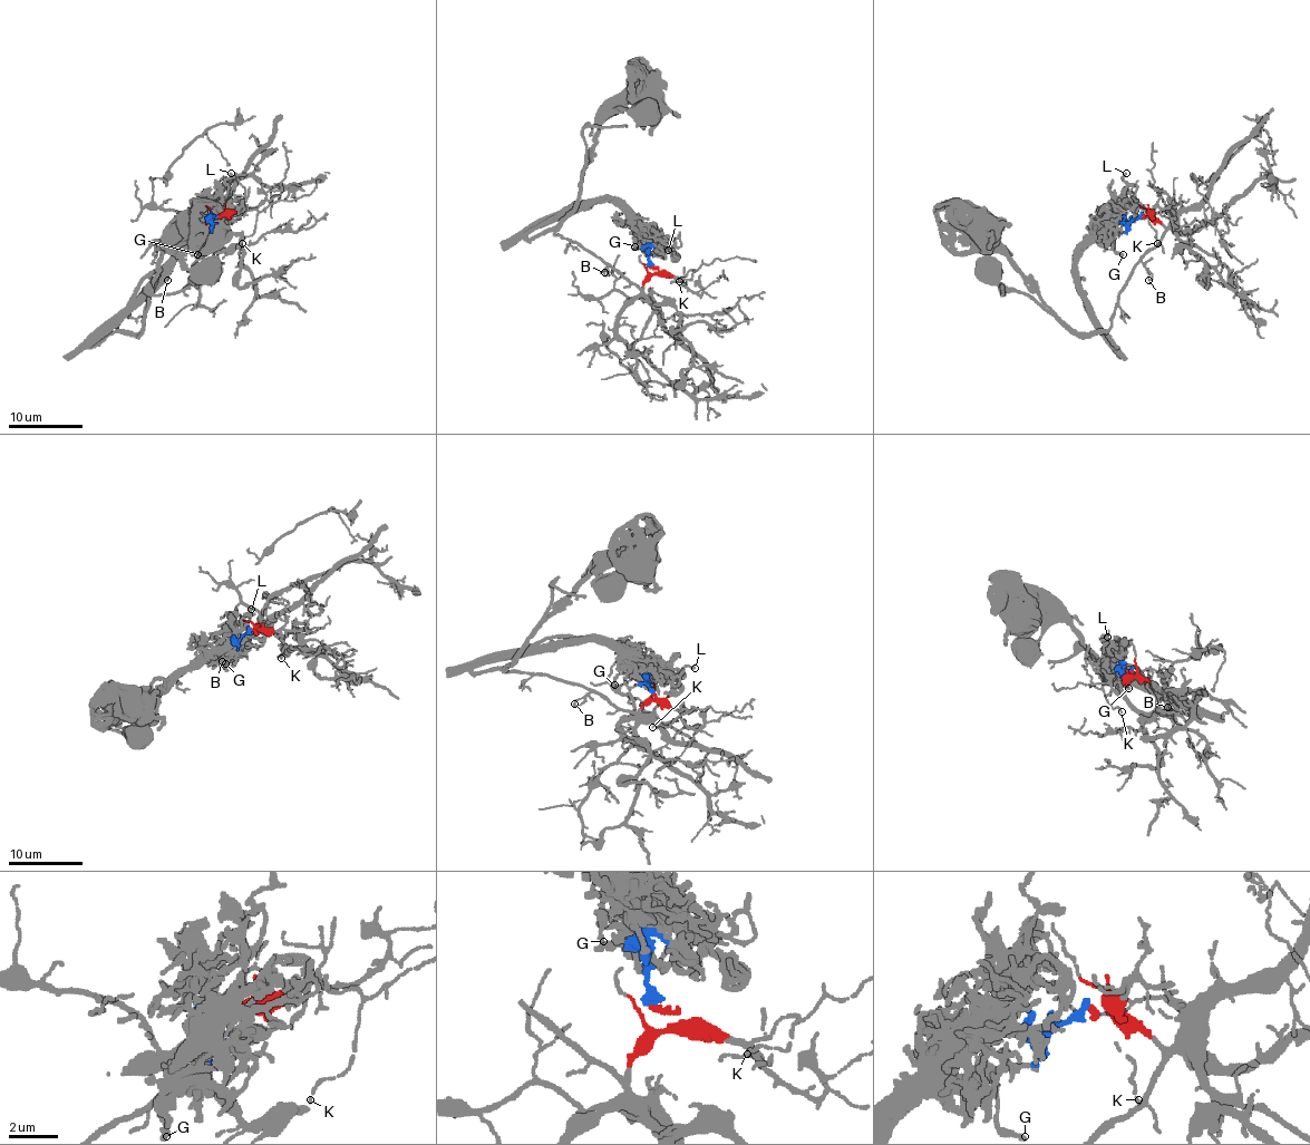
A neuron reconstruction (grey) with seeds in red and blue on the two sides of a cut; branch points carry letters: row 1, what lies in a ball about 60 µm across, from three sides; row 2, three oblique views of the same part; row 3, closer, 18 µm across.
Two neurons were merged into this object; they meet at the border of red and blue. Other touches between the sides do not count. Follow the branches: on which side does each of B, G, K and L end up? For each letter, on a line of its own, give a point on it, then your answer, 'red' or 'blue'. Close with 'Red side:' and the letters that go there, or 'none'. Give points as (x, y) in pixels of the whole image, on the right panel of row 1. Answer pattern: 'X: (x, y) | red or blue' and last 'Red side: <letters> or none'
B: (1148, 280) | red
G: (1123, 254) | blue
K: (1157, 243) | red
L: (1126, 173) | blue
Red side: B, K

